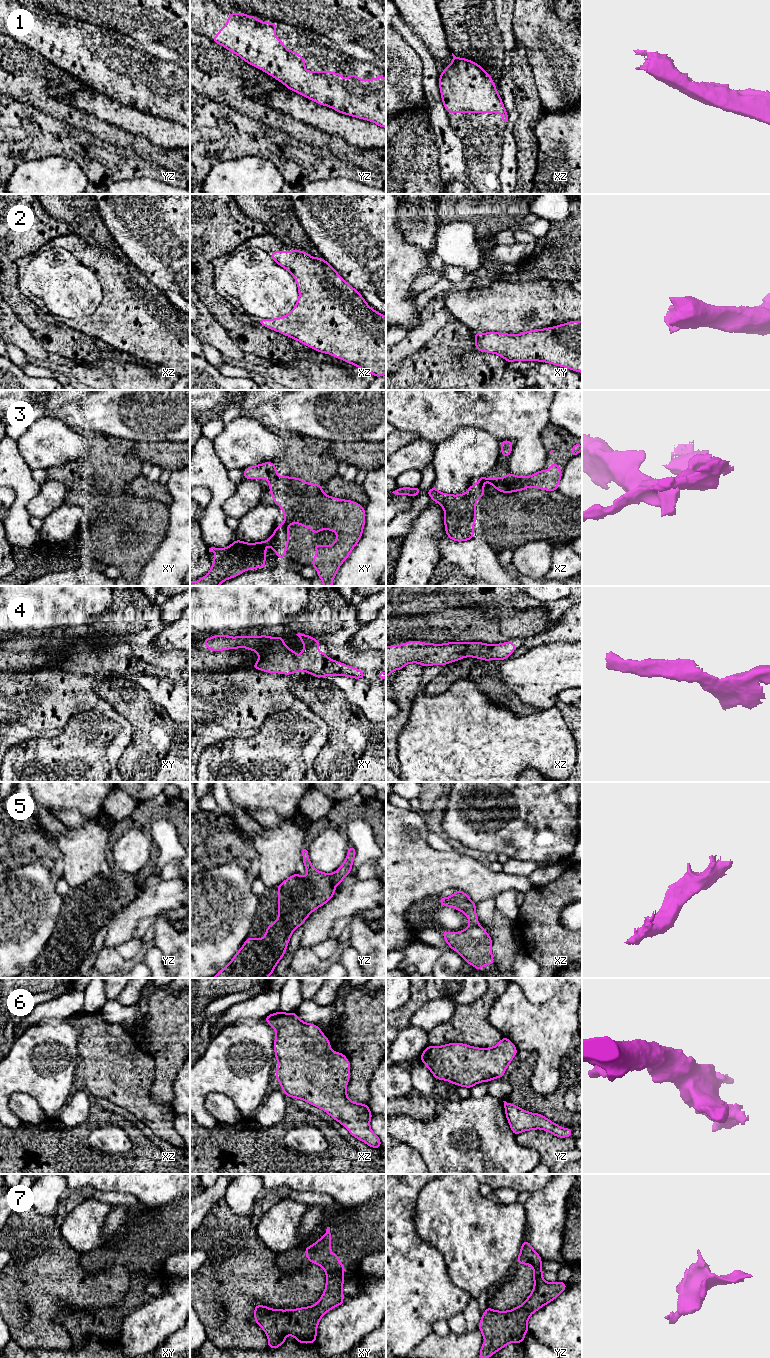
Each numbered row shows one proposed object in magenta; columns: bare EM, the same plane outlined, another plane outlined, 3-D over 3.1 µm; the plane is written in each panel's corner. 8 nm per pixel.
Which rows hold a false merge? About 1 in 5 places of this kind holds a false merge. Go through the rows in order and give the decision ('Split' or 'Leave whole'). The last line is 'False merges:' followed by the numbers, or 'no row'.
1: Leave whole
2: Leave whole
3: Split
4: Leave whole
5: Leave whole
6: Leave whole
7: Leave whole
False merges: 3

